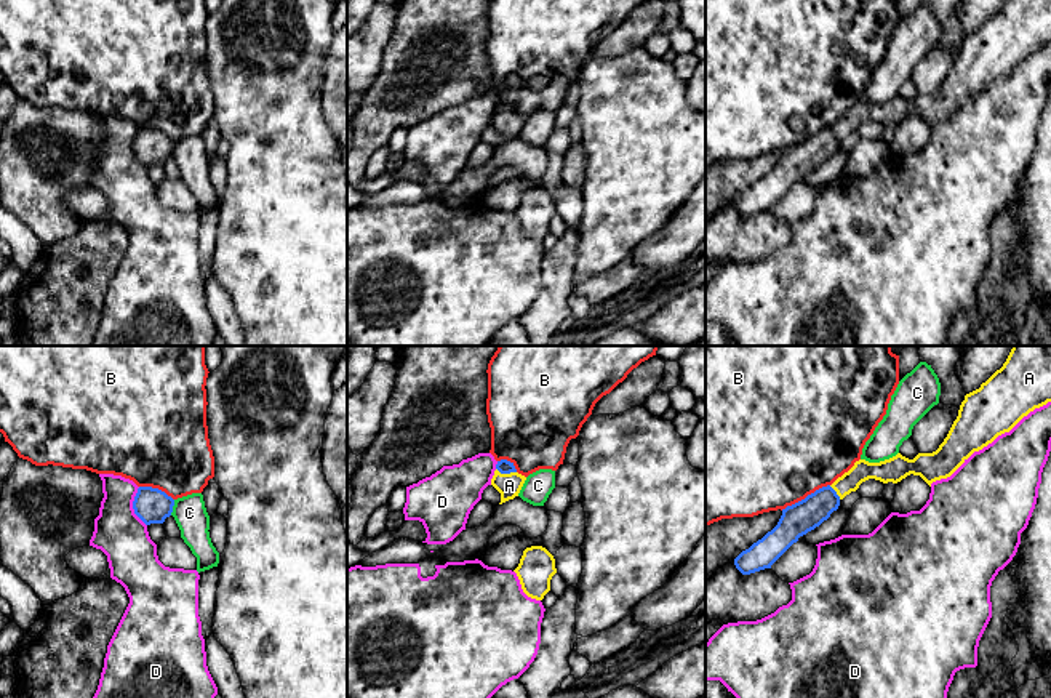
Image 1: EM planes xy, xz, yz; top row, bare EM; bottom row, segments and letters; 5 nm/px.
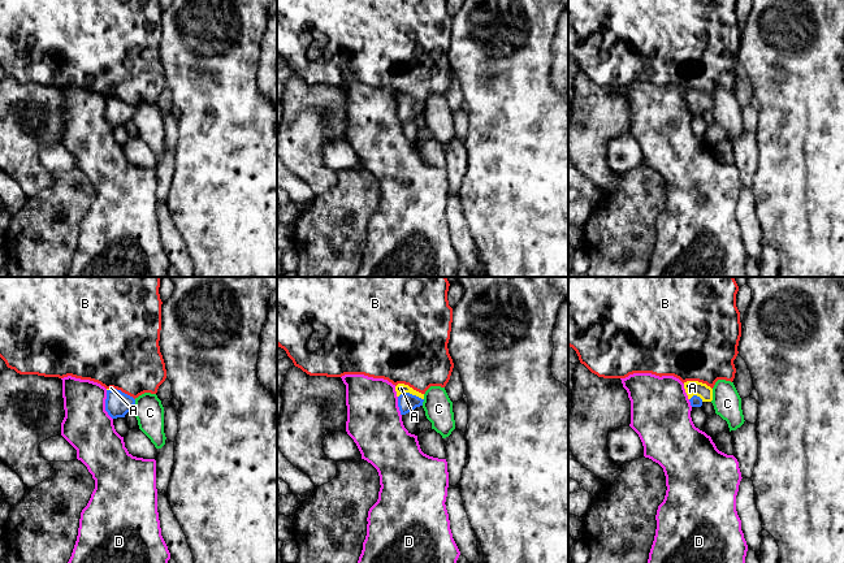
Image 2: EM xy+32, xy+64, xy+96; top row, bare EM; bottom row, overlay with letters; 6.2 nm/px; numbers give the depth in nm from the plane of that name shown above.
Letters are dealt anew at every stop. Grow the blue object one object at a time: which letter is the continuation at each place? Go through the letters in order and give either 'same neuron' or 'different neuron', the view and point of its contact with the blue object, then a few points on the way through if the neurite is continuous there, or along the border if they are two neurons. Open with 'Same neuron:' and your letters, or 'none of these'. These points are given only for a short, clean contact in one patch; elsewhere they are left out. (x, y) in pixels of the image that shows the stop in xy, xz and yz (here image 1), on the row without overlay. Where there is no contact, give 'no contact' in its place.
Same neuron: A
A: same neuron; meets blue in xz at (506, 114); runs through xz (504, 108), (506, 114), (509, 127)
B: different neuron; meets blue in yz at (807, 138)
C: different neuron; meets blue in xy at (171, 149); border along xy (175, 141), (170, 156)
D: different neuron; meets blue in xy at (133, 148)

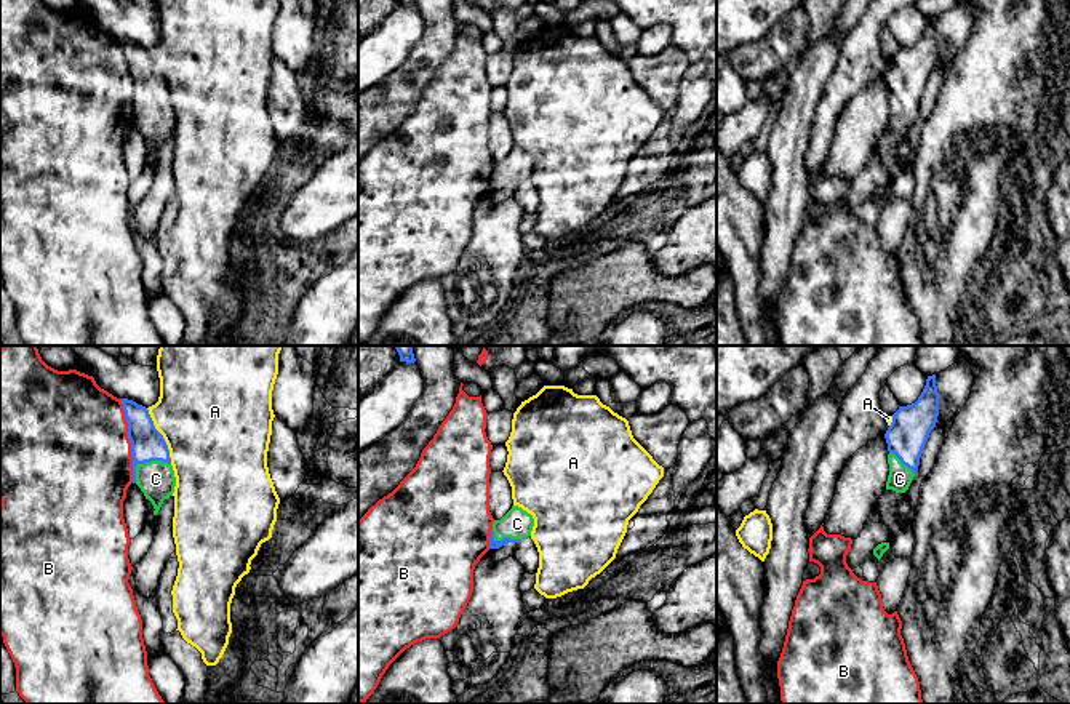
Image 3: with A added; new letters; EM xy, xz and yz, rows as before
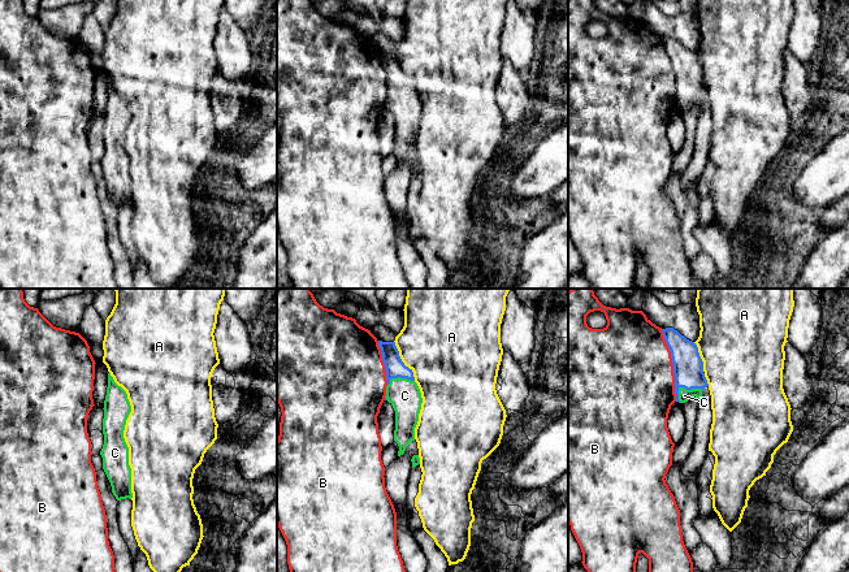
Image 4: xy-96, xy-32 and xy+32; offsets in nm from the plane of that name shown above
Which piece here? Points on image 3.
Same neuron: C
A: different neuron; meets blue in xy at (162, 77); border along xy (146, 50), (154, 69), (167, 87), (171, 104)
B: different neuron; meets blue in xy at (130, 82)
C: same neuron; meets blue in xy at (144, 104); runs through xy (147, 85), (144, 104), (155, 120)

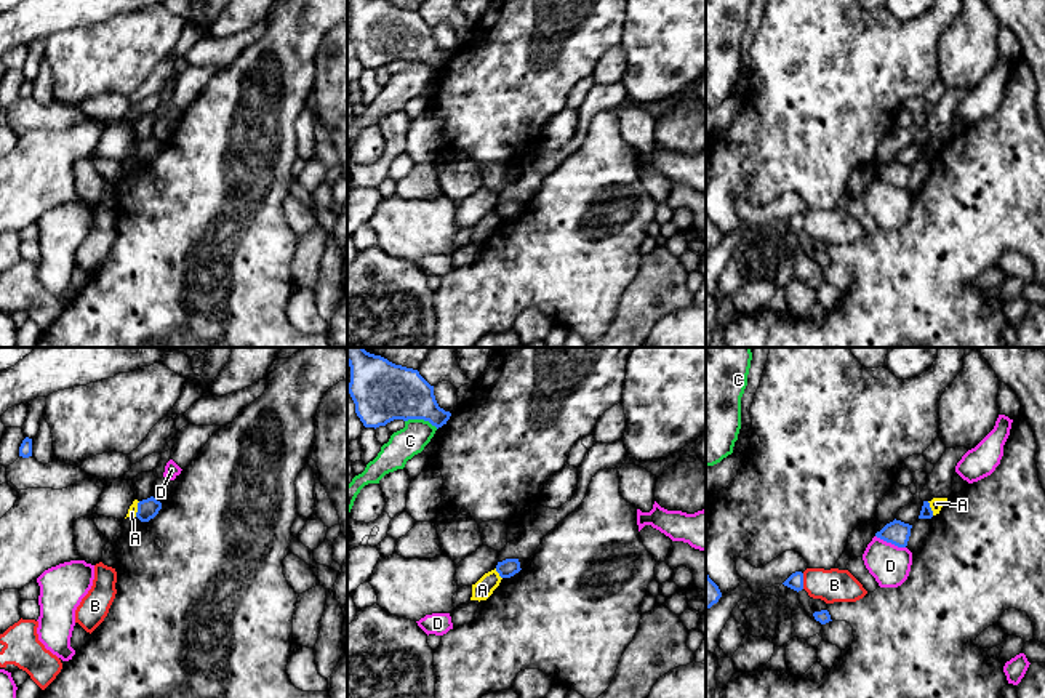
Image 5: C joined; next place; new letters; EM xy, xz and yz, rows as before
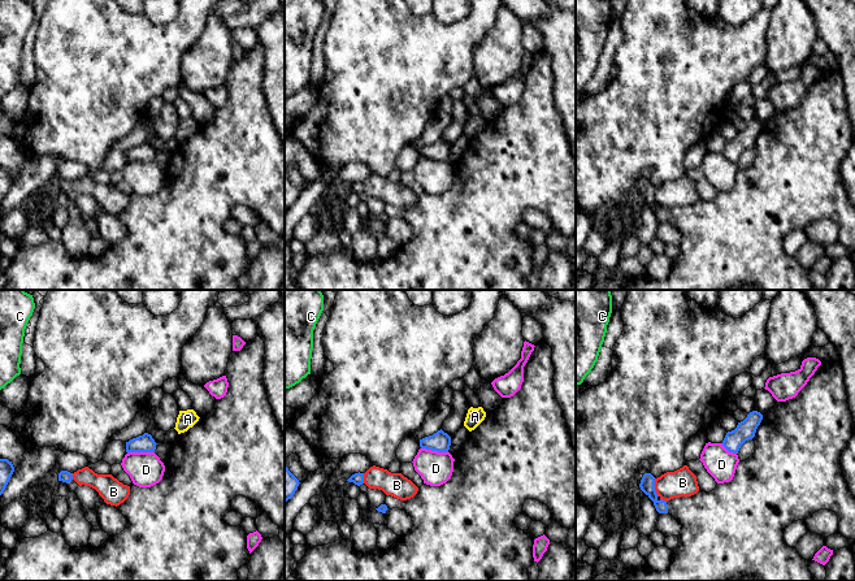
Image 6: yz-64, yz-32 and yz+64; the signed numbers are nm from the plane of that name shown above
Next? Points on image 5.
Same neuron: none of these
A: different neuron; meets blue in yz at (930, 149); border along yz (927, 143), (933, 156)
B: different neuron; meets blue in yz at (802, 223); border along yz (802, 215), (804, 229)
C: different neuron; meets blue in xz at (421, 60)
D: different neuron; meets blue in yz at (890, 183)

